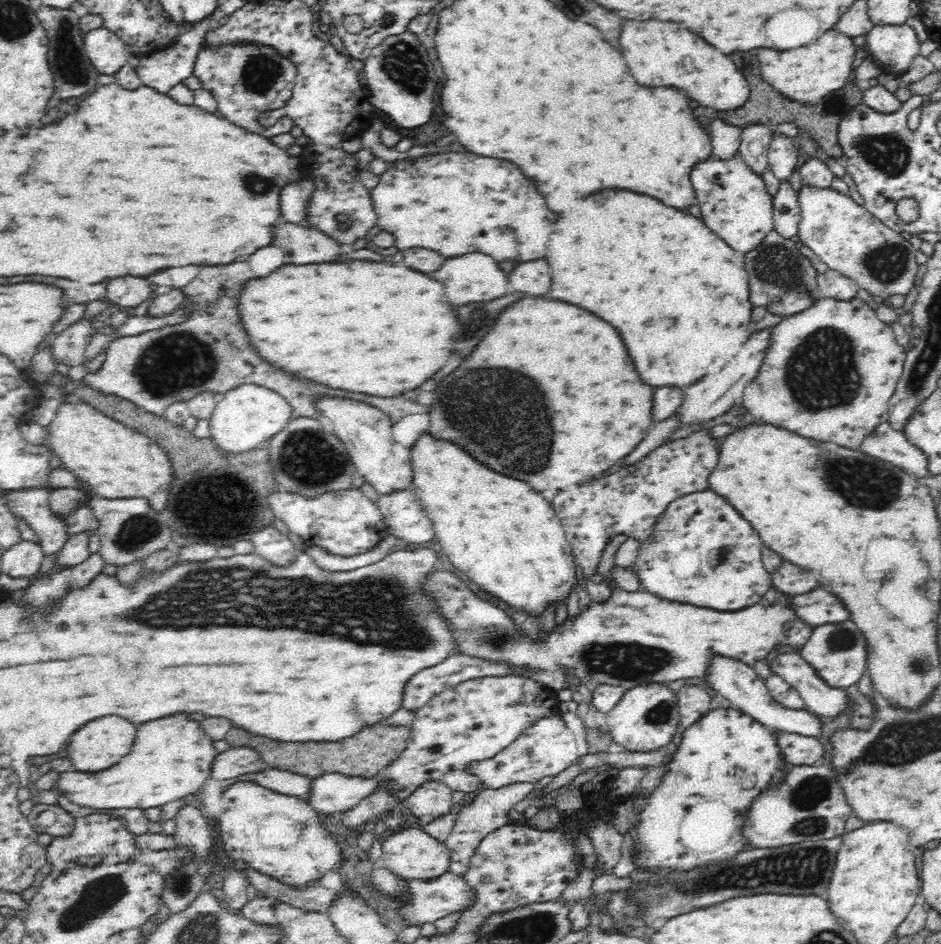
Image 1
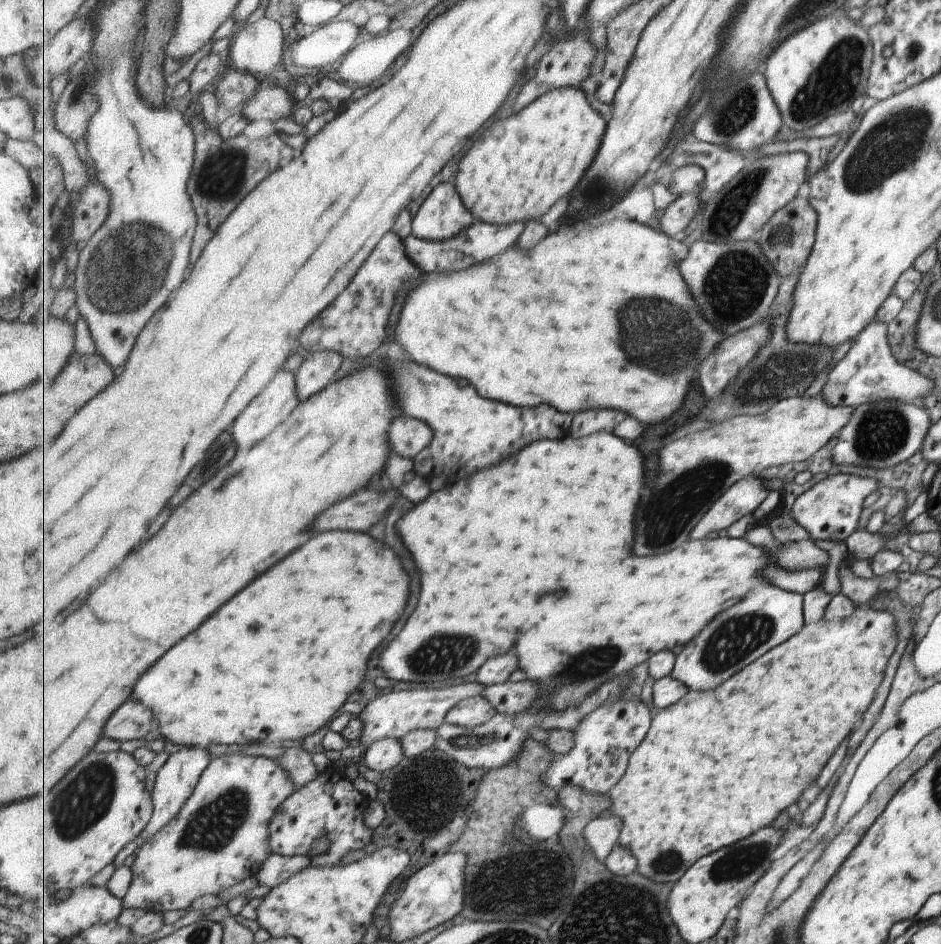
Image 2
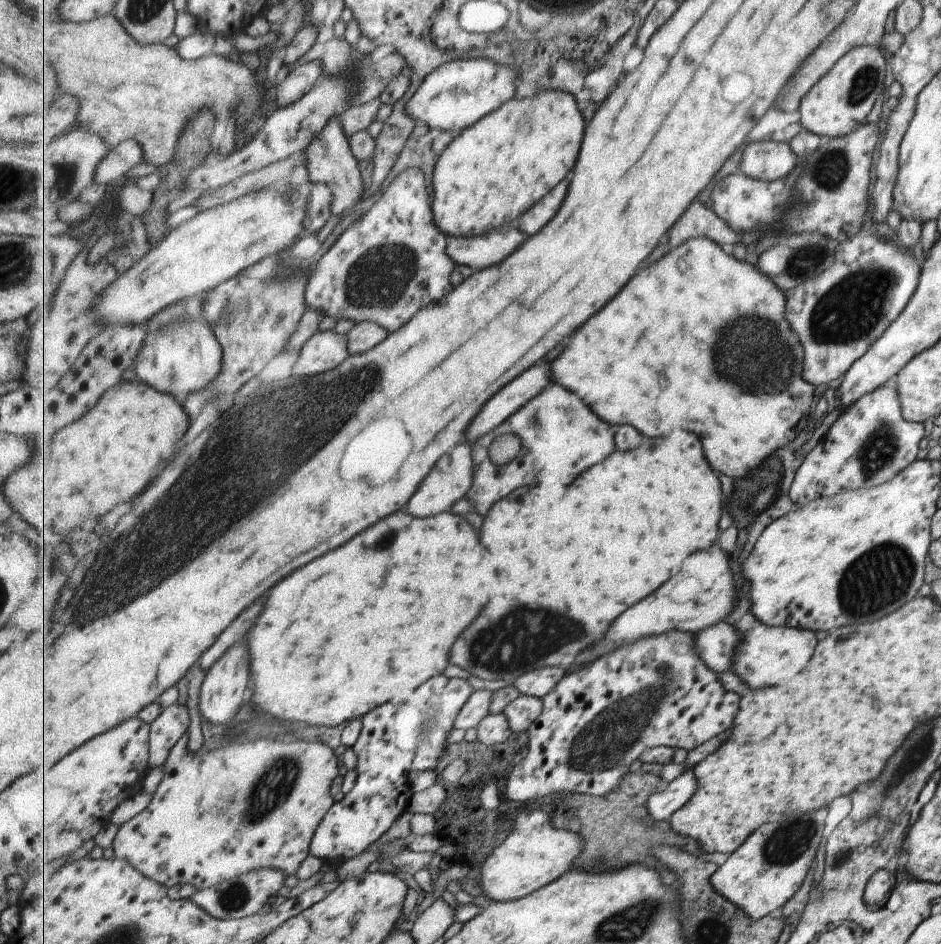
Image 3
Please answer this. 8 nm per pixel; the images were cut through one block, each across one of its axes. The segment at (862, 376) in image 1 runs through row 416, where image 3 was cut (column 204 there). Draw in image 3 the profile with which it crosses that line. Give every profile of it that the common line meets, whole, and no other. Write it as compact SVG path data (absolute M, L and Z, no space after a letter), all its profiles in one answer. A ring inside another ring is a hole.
M187 732L177 740L173 750L169 752L167 762L163 764L164 772L161 780L153 792L153 796L148 805L130 821L121 825L113 840L114 855L117 858L129 860L132 865L140 870L145 876L160 882L161 884L175 886L175 884L195 885L199 889L208 889L222 882L234 879L252 870L276 868L286 872L291 876L297 874L305 858L310 855L312 840L316 830L320 828L321 821L325 815L333 808L336 799L331 796L331 786L335 778L339 776L339 760L337 754L329 746L320 742L309 743L293 738L257 739L255 742L235 742L225 743L225 746L207 751L202 756L187 750Z

